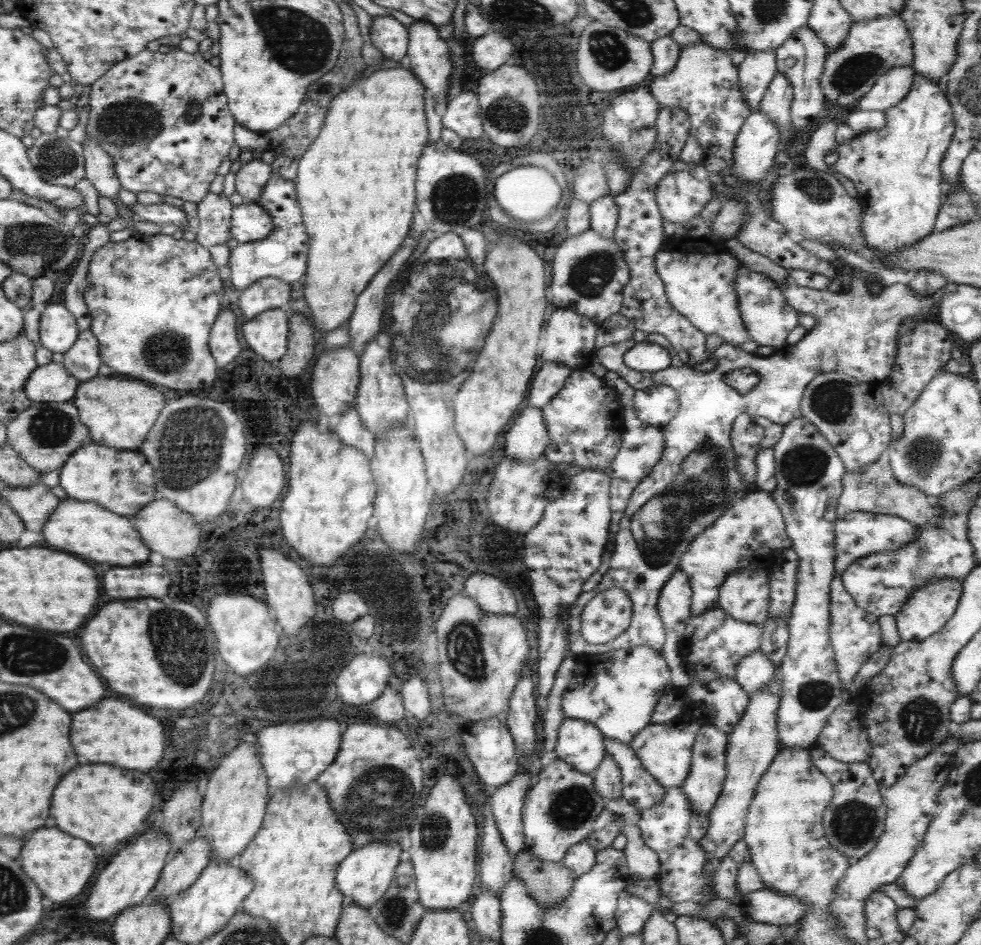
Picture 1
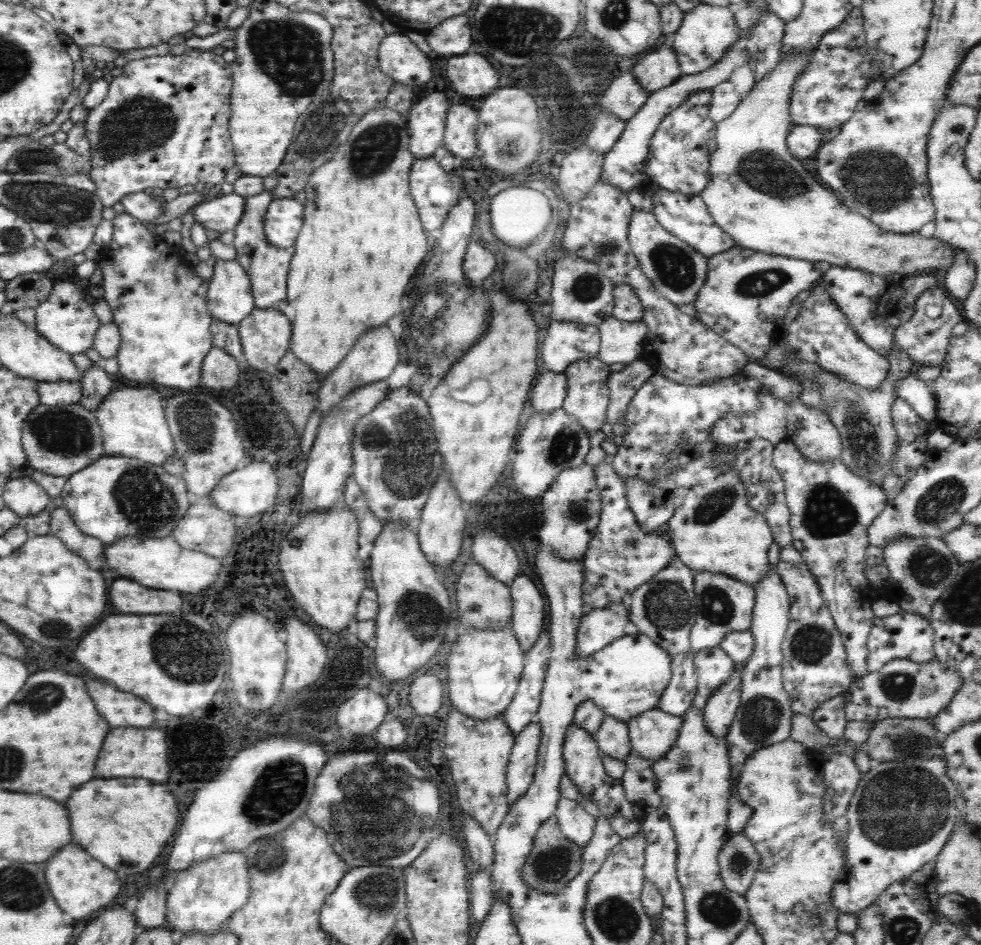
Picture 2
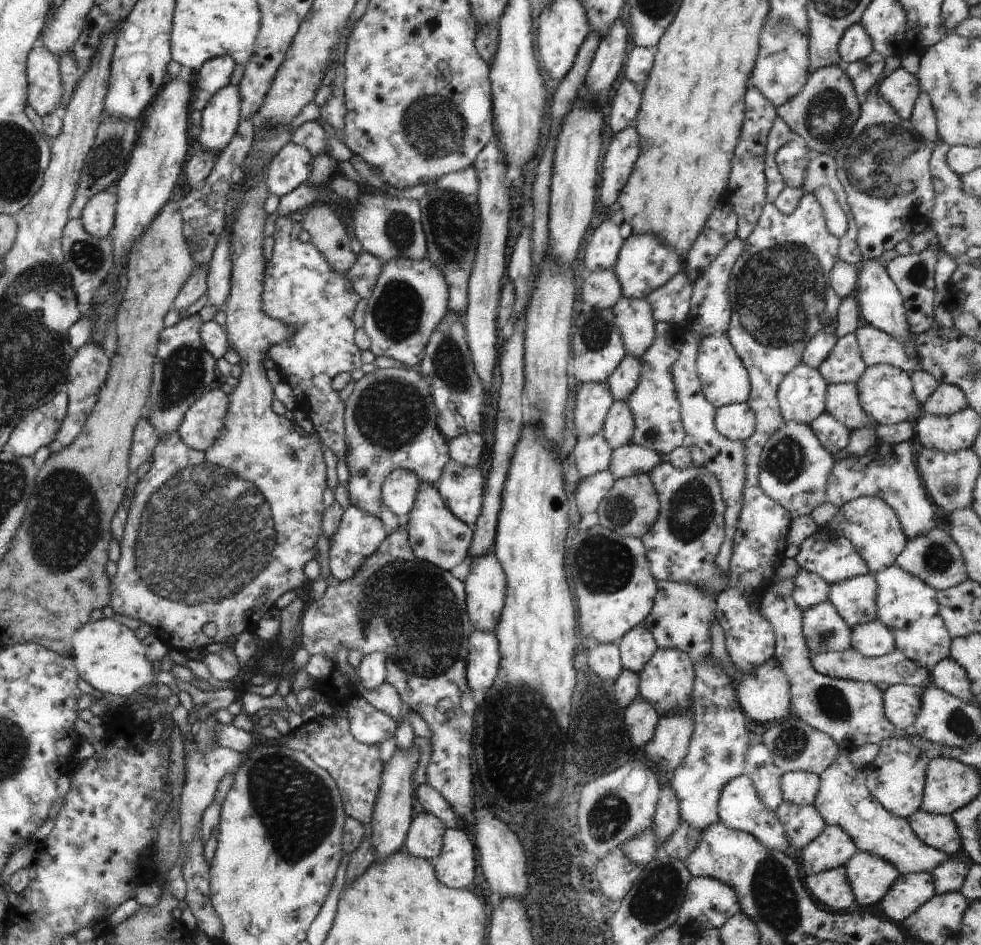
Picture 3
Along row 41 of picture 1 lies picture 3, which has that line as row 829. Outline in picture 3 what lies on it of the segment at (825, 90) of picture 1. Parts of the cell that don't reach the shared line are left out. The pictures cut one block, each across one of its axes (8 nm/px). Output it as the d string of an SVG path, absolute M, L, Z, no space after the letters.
M839 750L841 754L837 754L833 764L818 775L819 786L812 804L826 825L839 826L849 835L857 851L889 862L900 875L930 873L935 866L952 857L923 844L913 834L906 819L887 812L866 790L864 770L853 766L849 758L845 758L847 750Z

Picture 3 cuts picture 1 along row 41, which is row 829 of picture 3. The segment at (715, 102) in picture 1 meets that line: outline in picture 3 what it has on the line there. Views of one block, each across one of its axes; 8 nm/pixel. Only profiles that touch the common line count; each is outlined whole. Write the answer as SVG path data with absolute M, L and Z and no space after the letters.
M705 655L701 662L693 662L693 700L691 720L693 730L685 758L669 775L668 785L675 793L679 807L679 820L687 822L695 830L705 830L709 824L719 822L717 803L725 782L741 775L745 763L743 757L748 747L747 717L737 704L734 684L729 682L725 668Z

